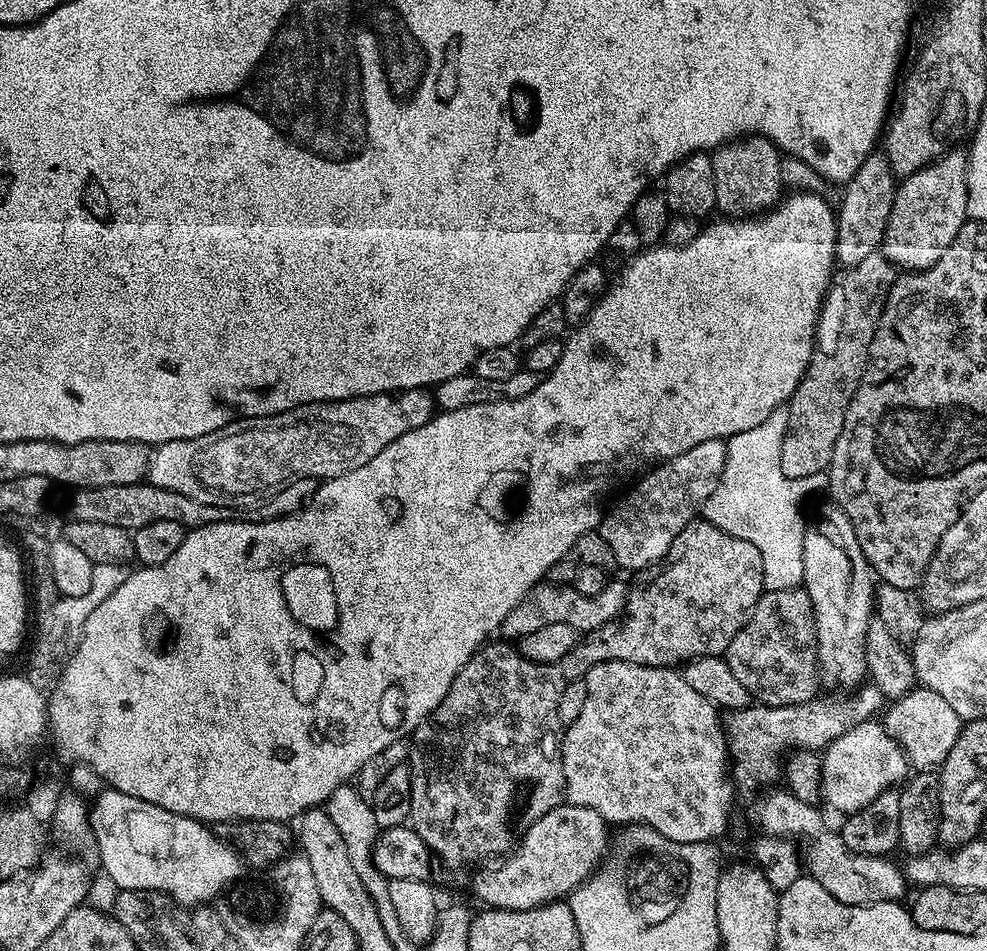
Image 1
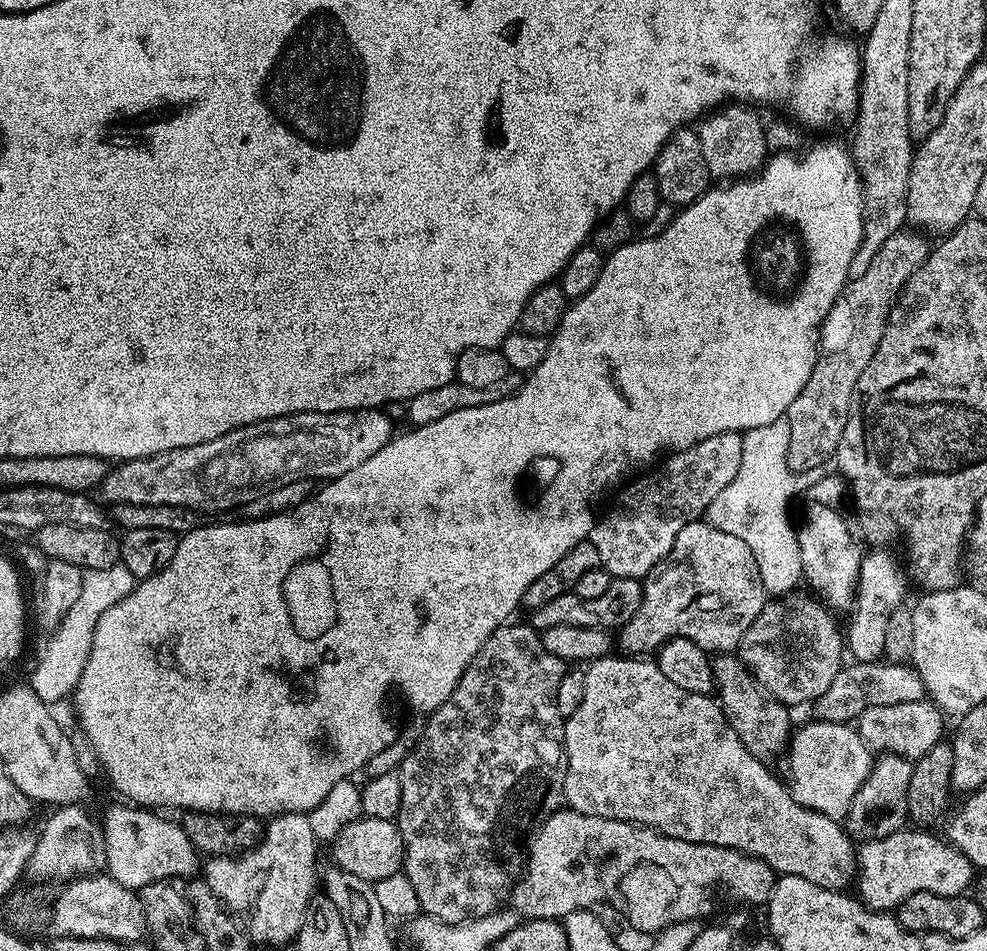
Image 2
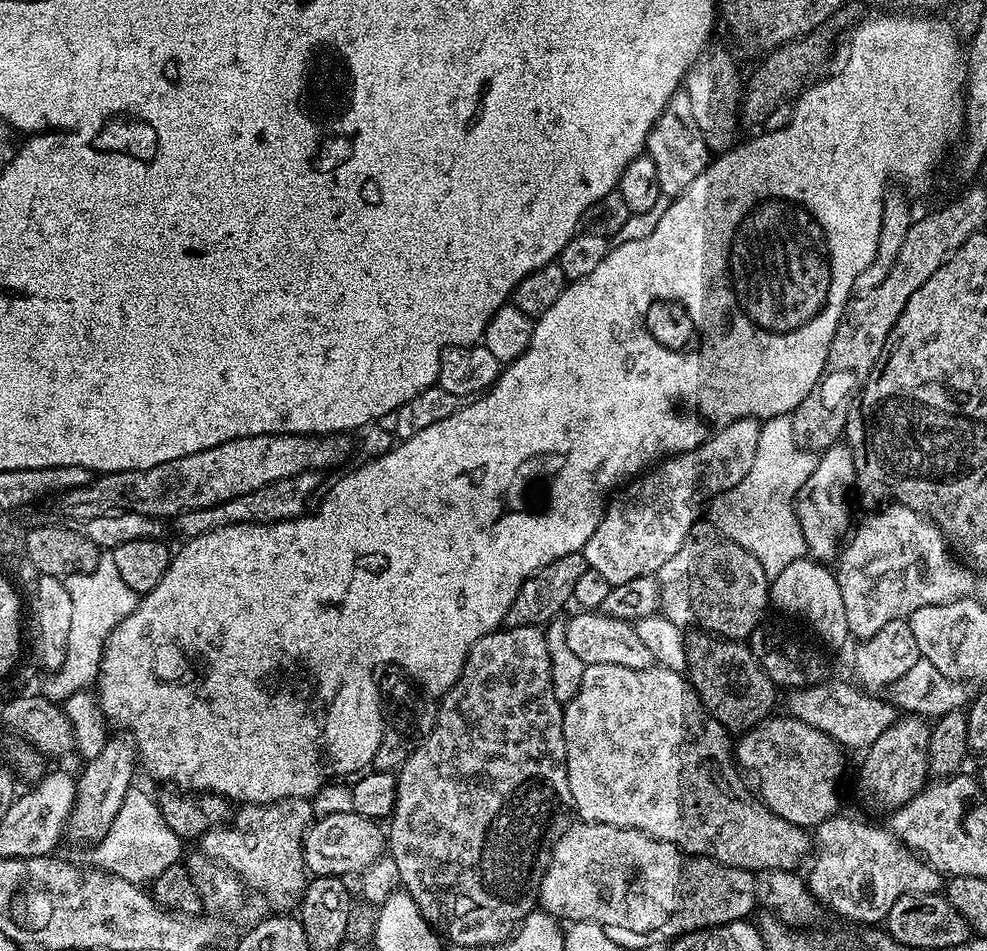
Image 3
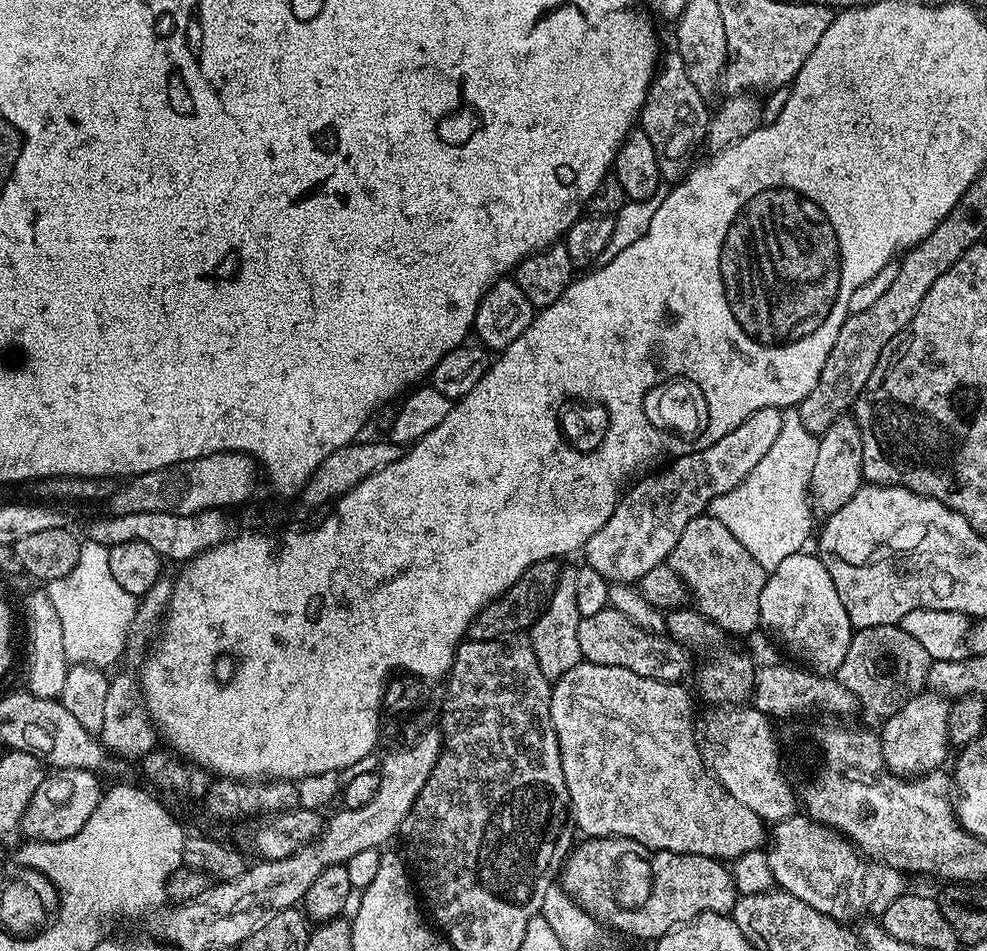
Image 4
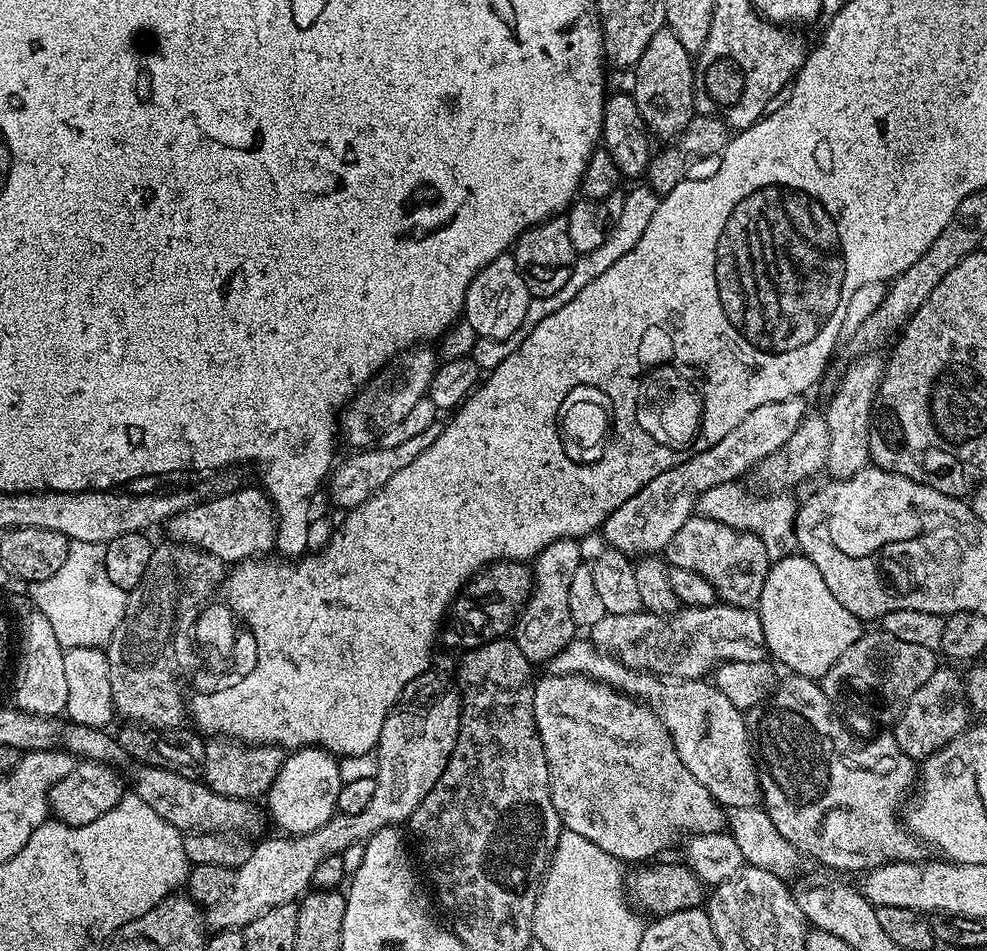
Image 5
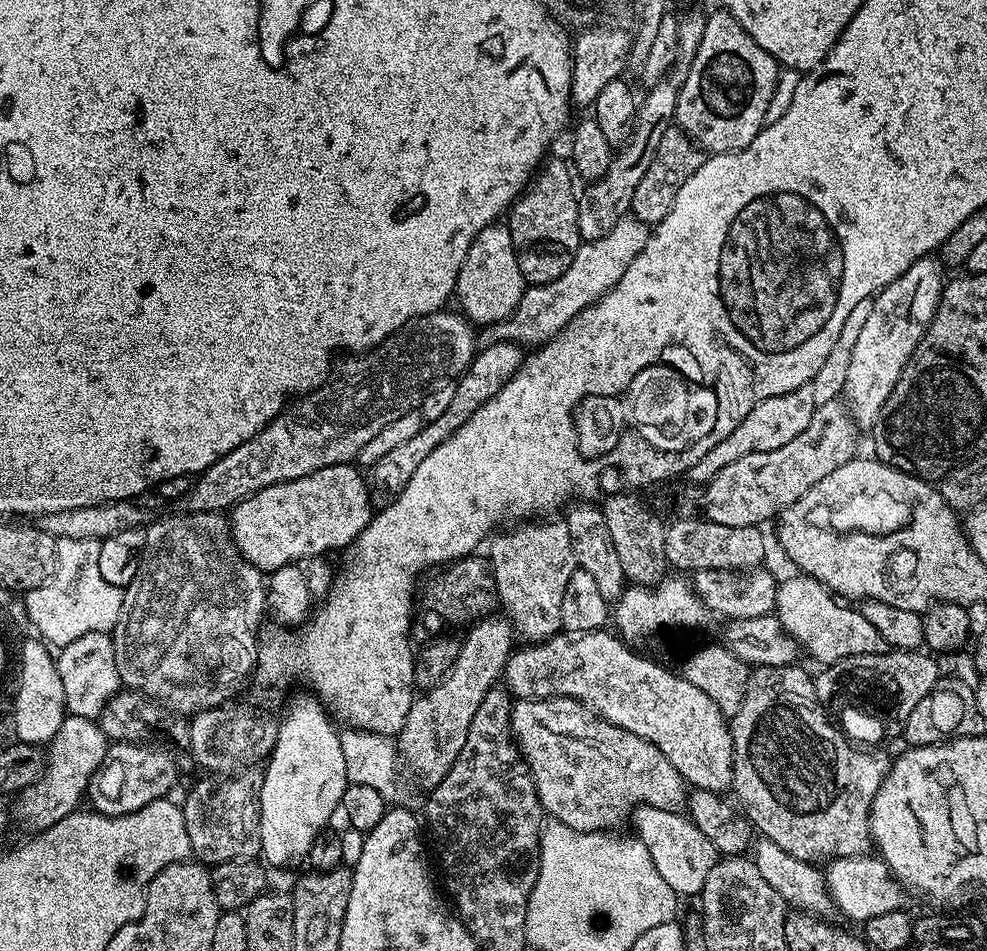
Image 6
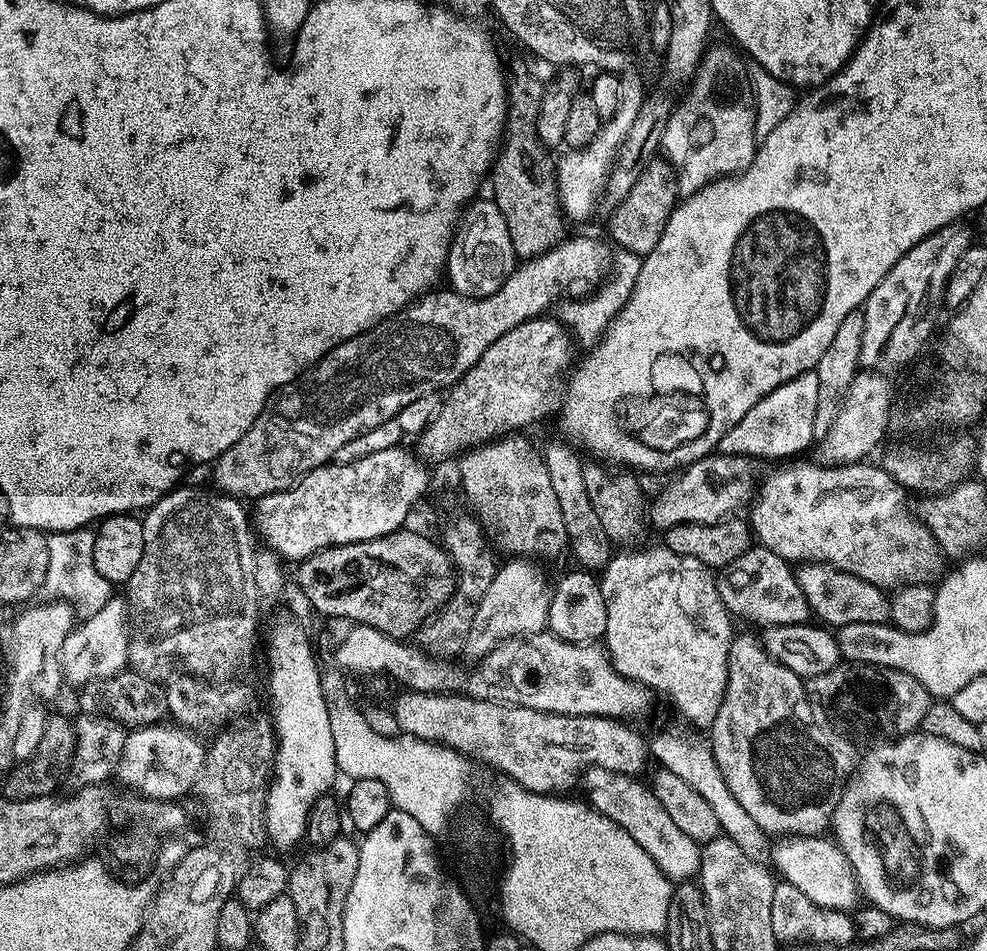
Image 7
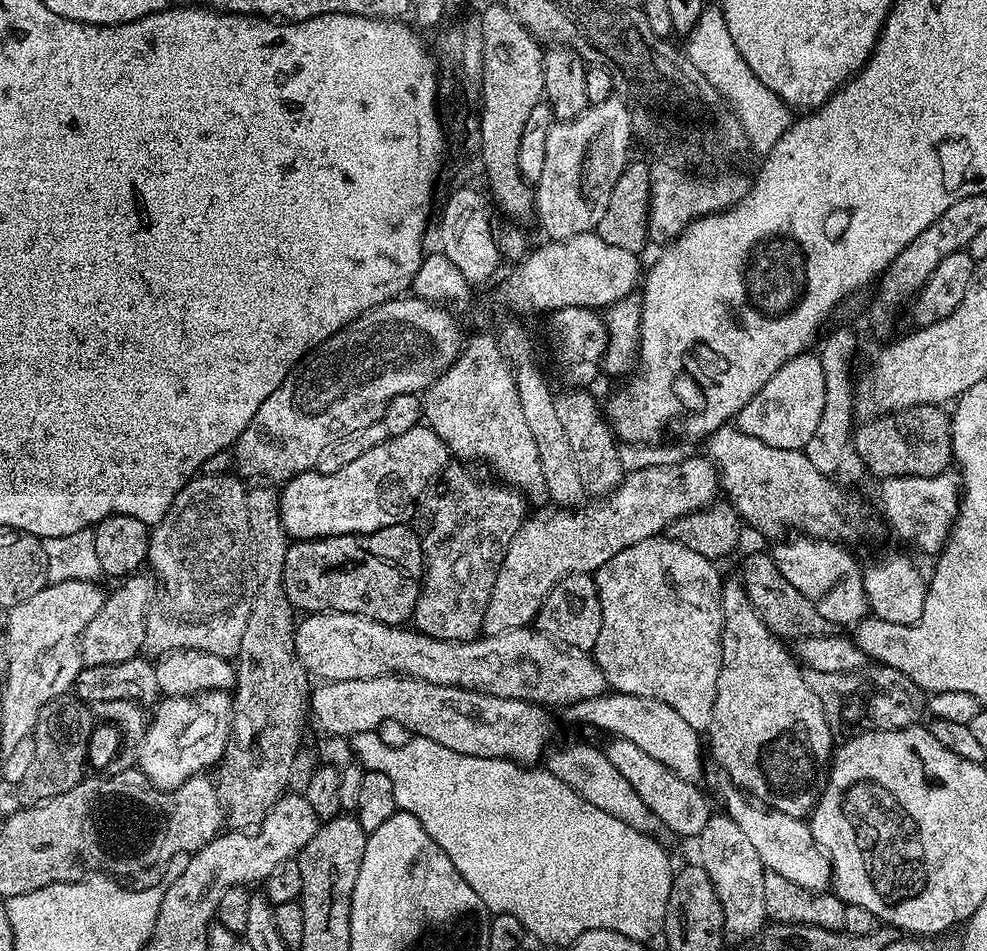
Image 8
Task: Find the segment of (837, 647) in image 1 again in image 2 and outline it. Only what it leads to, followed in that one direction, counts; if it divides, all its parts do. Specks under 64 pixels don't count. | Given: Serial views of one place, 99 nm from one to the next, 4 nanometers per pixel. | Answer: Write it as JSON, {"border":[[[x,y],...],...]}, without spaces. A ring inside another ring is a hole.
{"border":[[[821,475],[802,493],[804,513],[798,516],[796,529],[798,550],[802,550],[804,580],[813,588],[811,591],[836,614],[847,613],[855,604],[860,563],[866,555],[865,549],[860,549],[860,521],[849,509],[849,513],[844,509],[849,507],[849,496],[848,485],[843,476]]]}

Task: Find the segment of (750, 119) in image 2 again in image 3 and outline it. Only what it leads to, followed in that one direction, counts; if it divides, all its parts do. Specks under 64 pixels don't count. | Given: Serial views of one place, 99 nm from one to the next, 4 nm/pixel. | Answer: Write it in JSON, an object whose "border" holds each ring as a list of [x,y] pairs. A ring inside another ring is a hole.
{"border":[[[713,43],[704,49],[700,59],[692,65],[692,71],[684,79],[683,87],[690,98],[691,113],[702,138],[706,140],[709,153],[727,152],[737,143],[736,124],[740,114],[742,99],[742,76],[736,73],[736,64],[732,56],[722,45]]]}

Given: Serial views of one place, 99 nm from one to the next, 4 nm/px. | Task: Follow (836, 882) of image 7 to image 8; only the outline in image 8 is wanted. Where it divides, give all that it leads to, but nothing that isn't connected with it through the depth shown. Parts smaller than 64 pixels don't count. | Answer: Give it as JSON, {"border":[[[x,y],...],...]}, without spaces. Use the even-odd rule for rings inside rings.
{"border":[[[728,786],[725,790],[724,806],[726,815],[742,826],[746,838],[750,838],[754,850],[758,850],[758,858],[767,871],[782,874],[786,882],[794,882],[794,886],[802,886],[811,892],[825,891],[831,885],[832,865],[816,847],[809,825],[801,817],[766,810],[763,804],[735,786]]]}

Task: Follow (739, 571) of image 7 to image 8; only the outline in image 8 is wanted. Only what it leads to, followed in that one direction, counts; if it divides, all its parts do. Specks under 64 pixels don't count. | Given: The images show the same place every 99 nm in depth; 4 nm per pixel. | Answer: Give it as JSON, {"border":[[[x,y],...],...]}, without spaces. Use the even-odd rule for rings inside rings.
{"border":[[[767,551],[756,552],[744,560],[744,573],[742,573],[744,589],[754,606],[754,610],[762,618],[762,622],[770,631],[785,641],[796,640],[803,642],[811,636],[823,636],[829,631],[830,625],[827,620],[814,610],[814,606],[786,578],[782,578],[782,570],[772,561]]]}

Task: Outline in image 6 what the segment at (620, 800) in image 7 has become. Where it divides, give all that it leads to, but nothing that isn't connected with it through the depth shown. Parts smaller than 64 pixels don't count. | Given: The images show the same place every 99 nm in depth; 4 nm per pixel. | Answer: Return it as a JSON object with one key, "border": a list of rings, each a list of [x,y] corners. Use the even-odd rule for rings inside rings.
{"border":[[[641,804],[635,809],[635,835],[650,850],[650,858],[654,862],[654,870],[662,874],[666,886],[670,886],[679,897],[695,897],[704,888],[706,875],[720,859],[720,853],[702,830],[694,826],[687,815],[679,811],[671,812],[655,808],[649,804]]]}

